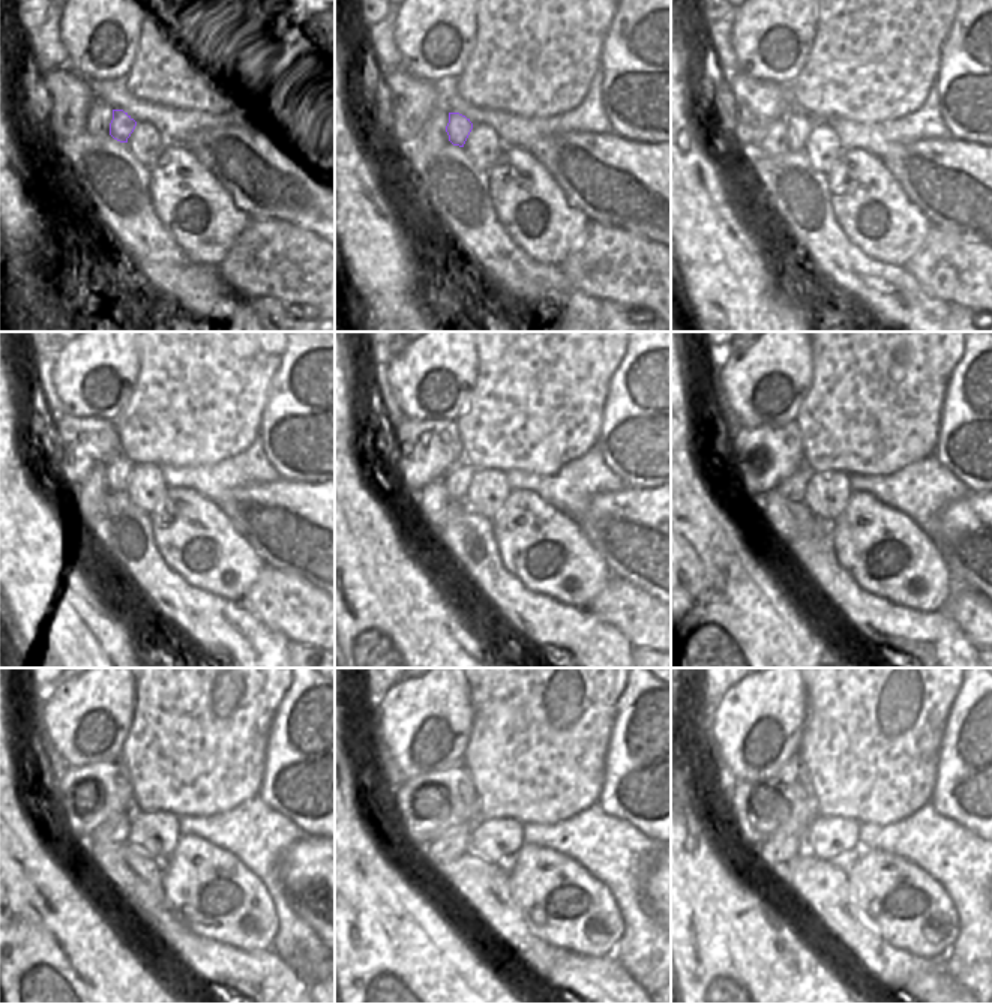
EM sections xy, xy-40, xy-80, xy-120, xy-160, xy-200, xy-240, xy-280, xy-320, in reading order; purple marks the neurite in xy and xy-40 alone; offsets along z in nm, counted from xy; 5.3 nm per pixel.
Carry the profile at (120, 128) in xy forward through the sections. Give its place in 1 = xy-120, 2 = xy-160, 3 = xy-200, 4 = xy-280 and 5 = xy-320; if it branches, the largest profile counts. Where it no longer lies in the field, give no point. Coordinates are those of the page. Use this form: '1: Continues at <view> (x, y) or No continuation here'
1: Continues at xy-120 (119, 471)
2: Continues at xy-160 (455, 482)
3: Continues at xy-200 (793, 488)
4: Continues at xy-280 (449, 847)
5: Continues at xy-320 (778, 850)

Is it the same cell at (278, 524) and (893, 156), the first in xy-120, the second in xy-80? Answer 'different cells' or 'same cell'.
same cell

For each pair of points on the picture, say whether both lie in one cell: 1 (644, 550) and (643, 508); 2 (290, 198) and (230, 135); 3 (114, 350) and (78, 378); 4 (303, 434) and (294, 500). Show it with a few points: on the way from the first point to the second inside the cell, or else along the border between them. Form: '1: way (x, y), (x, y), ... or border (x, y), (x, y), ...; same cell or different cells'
1: way (644, 539), (643, 518); same cell
2: way (275, 183), (242, 150); same cell
3: way (105, 357), (87, 371); same cell
4: border (281, 477), (318, 482); different cells

